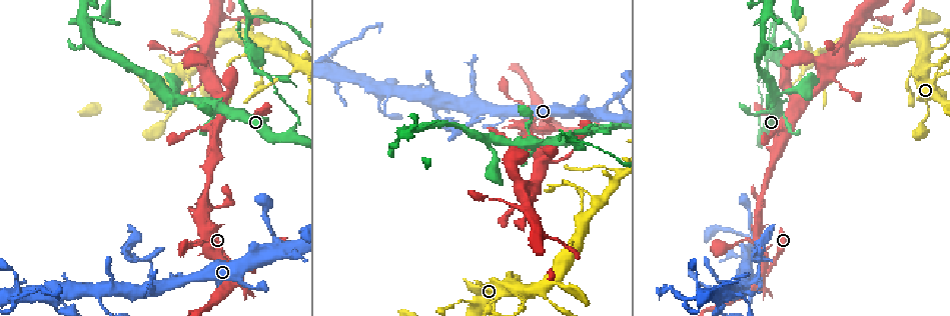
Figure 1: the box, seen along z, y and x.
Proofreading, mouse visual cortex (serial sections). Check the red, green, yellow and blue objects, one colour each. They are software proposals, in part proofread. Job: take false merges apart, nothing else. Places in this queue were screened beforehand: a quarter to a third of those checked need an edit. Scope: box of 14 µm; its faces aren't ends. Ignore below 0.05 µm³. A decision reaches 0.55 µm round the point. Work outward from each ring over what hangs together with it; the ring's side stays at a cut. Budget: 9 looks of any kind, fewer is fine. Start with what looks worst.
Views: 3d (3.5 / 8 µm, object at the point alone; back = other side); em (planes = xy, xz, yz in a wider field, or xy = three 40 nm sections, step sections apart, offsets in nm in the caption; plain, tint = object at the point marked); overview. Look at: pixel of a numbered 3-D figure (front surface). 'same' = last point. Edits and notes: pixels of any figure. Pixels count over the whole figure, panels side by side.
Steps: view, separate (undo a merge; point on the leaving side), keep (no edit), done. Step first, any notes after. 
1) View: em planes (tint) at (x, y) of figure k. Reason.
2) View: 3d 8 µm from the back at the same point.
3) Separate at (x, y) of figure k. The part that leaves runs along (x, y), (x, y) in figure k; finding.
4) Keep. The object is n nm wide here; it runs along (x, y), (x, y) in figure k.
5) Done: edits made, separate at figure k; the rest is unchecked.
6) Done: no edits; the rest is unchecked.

View: 3d 3.5 µm from the back at (128, 252) of figure 1. Abrupt turn.

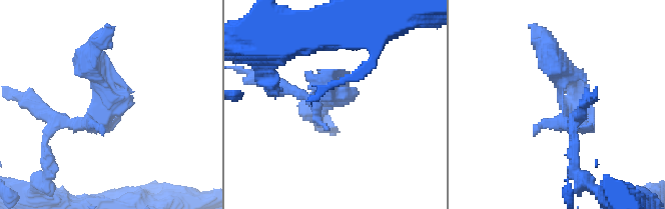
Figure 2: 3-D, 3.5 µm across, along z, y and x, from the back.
View: em xy step 5 (tint) at (108, 104) of figure 2.

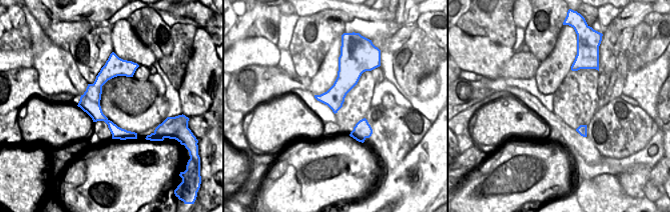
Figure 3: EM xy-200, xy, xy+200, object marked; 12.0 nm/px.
Keep. It runs along (52, 129), (110, 102), (89, 47) in figure 2; one cell here.

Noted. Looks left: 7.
View: 3d 3.5 µm at (94, 289) of figure 1. A fork.

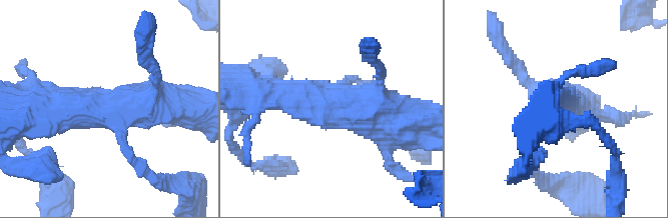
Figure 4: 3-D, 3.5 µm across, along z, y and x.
View: em xy step 2 (tint) at (108, 110) of figure 4. 3 arms meet here; the arms are 100, 450, 600 nm wide.

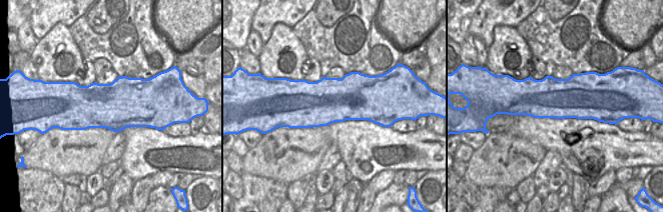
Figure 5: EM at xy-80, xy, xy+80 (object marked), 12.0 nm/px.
Keep. It runs along (399, 117), (372, 104), (263, 94) in figure 4; all the same cell.

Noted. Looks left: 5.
View: 3d 3.5 µm at (53, 297) of figure 1. Thin arm on a thick one.

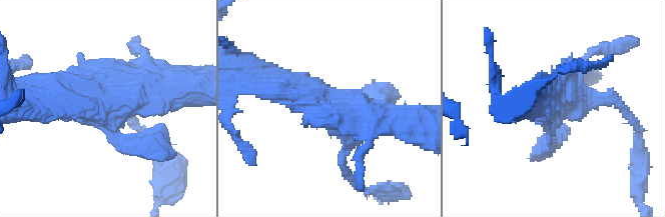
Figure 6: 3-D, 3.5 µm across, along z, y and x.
View: em xy step 1 (tint) at (334, 105) of figure 6.

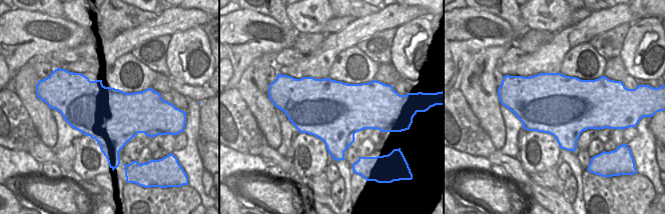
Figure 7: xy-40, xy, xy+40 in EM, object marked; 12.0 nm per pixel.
Keep. The object is 750 nm wide here; it runs along (395, 119), (349, 116), (272, 81) in figure 6; continuous, no second cell.

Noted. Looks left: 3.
View: 3d 3.5 µm at (471, 90) of figure 1. Thin neck.

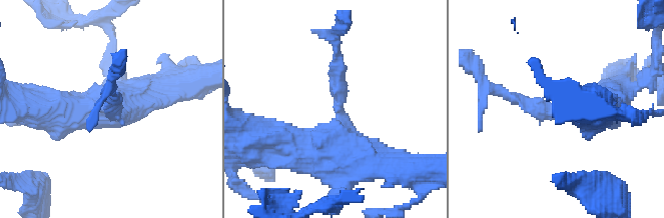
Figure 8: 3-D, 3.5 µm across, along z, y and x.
View: em xy step 1 (tint) at (115, 114) of figure 8.

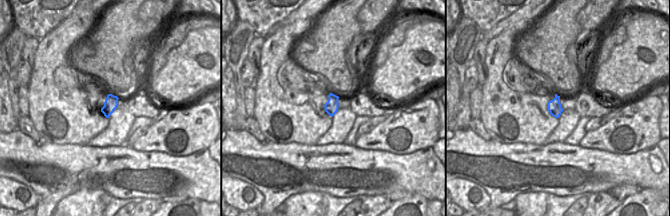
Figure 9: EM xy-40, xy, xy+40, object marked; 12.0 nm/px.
View: em xy step 2 (tint) at the same point.

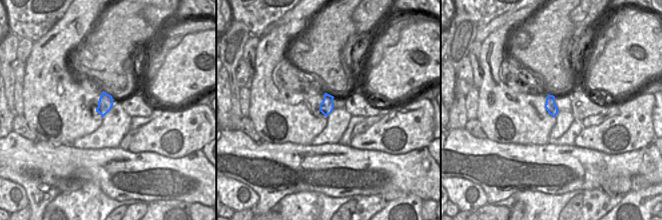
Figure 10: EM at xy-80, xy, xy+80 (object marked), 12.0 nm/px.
Keep. The arms are 200, 500 nm wide; it runs along (360, 163), (336, 150), (336, 53) in figure 8; continuous, no second cell.

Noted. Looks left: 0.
Done: no edits; the rest is unchecked.

